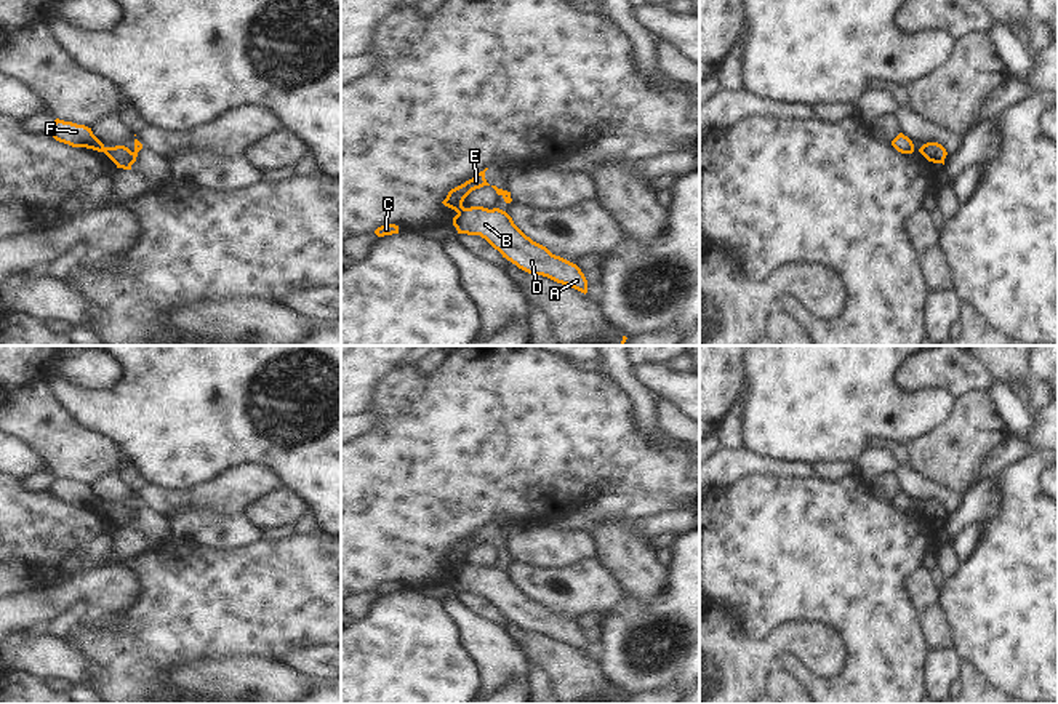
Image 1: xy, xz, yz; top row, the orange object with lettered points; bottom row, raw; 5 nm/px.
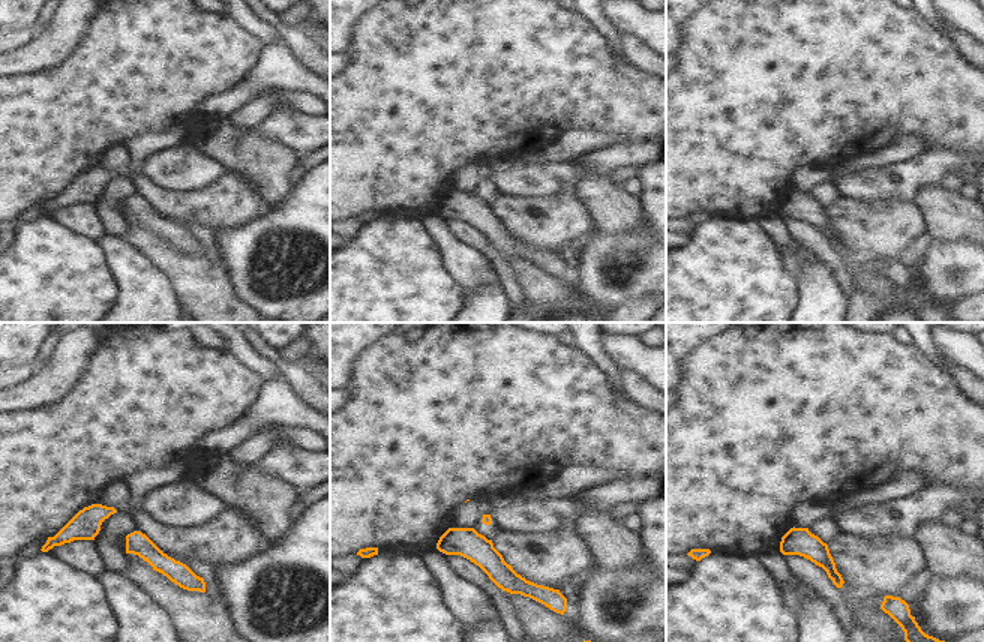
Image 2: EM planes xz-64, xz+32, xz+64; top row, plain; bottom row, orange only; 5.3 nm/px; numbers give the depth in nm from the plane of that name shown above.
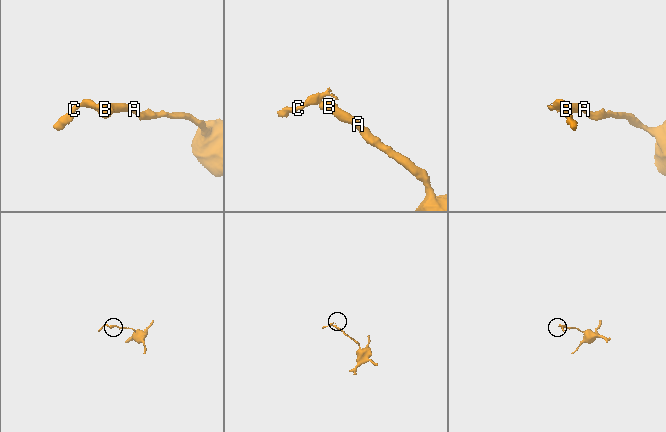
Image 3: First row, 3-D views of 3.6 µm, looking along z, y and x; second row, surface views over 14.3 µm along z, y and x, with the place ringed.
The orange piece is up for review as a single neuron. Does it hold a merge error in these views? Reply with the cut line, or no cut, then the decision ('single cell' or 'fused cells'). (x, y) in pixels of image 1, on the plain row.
cut xz (463, 565), (458, 572); fused cells

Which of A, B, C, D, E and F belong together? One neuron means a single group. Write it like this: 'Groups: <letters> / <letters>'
Groups: A B D / C E F.

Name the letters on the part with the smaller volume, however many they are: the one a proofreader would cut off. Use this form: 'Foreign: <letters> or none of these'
Foreign: C, E, F

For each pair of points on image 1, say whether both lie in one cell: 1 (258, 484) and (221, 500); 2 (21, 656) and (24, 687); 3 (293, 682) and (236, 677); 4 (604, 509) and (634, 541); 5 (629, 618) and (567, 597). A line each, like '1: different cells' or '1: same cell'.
1: same cell
2: different cells
3: same cell
4: different cells
5: different cells

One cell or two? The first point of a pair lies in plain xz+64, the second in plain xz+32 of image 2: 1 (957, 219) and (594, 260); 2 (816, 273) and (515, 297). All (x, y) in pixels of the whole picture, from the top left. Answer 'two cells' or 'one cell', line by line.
1: two cells
2: two cells

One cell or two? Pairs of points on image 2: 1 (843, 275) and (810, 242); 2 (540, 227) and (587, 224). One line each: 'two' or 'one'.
1: one
2: one

